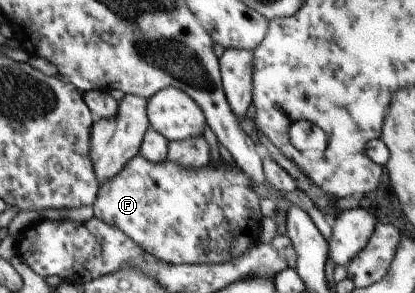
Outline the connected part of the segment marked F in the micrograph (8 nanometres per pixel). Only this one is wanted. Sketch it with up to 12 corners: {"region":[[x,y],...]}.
{"region":[[137,154],[94,217],[171,265],[260,243],[256,184]]}

